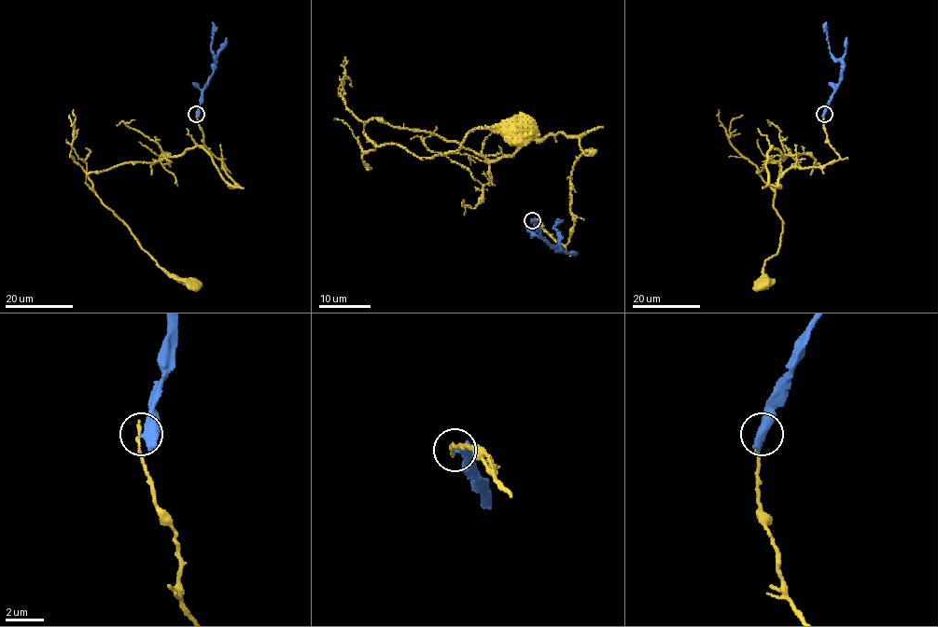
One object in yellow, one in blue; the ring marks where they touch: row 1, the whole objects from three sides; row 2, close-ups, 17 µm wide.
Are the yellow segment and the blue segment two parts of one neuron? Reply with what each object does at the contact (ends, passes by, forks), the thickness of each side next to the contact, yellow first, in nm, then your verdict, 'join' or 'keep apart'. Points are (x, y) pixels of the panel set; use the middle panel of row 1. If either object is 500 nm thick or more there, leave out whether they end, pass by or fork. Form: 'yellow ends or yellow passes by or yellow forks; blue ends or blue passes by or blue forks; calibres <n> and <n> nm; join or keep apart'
calibres 200 and 600 nm; keep apart

